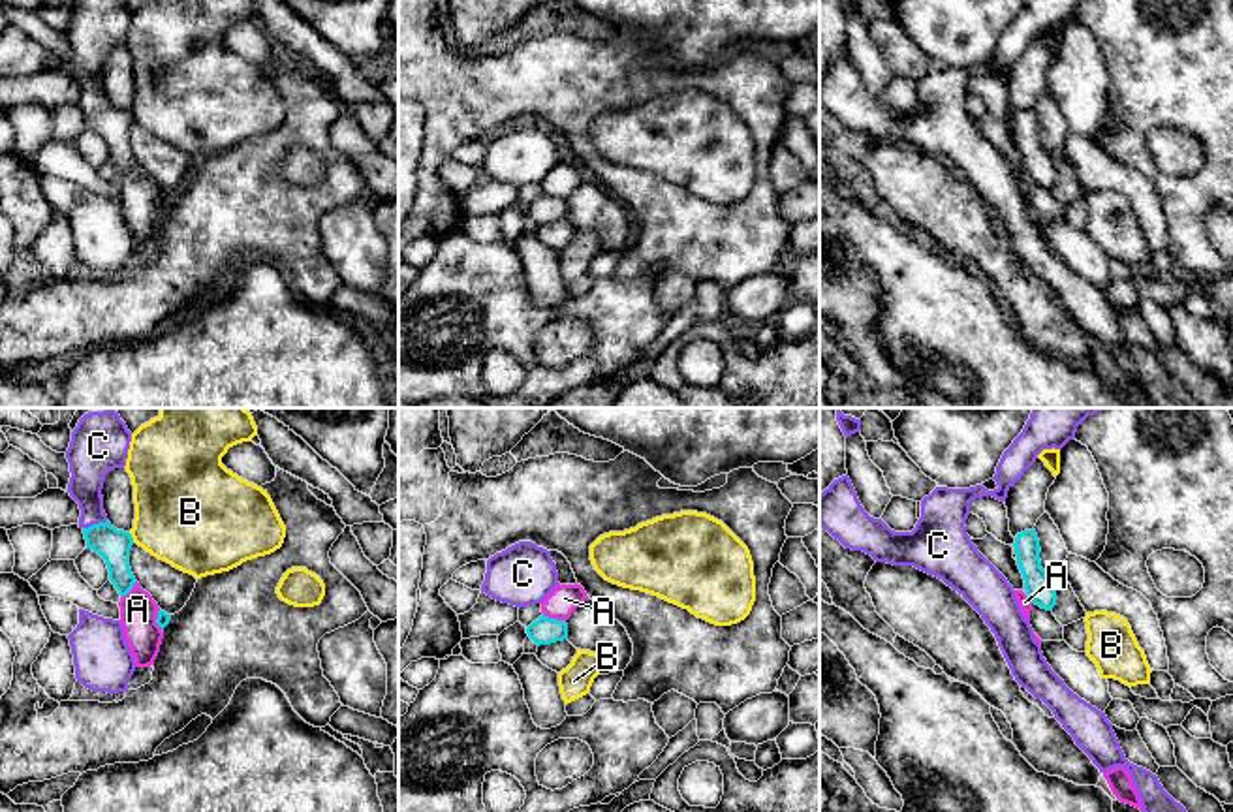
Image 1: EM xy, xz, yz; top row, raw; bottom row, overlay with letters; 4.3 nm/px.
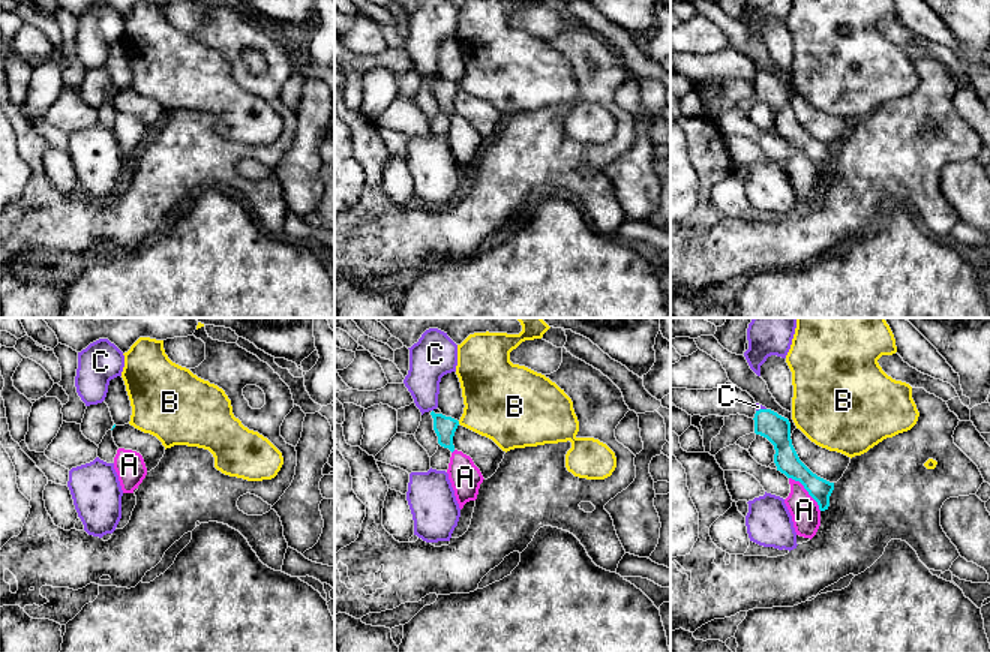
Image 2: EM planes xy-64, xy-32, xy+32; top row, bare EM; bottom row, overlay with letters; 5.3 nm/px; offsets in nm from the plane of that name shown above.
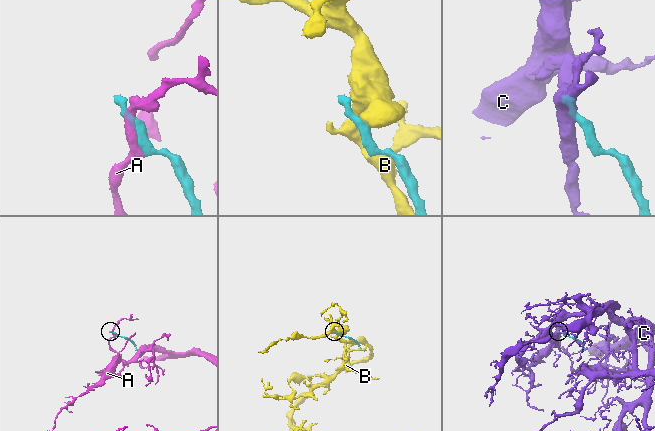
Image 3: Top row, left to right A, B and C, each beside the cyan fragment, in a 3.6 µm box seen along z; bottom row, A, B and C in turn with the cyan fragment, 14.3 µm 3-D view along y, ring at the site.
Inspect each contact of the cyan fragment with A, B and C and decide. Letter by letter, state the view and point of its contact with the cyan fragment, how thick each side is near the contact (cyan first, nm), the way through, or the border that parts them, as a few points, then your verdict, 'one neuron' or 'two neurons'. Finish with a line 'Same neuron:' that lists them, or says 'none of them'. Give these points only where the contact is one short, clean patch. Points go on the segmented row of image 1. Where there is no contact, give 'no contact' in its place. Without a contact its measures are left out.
A: meets cyan in xz at (555, 619); 120 nm thick on the cyan side, 120 nm on the other; two neurons
B: meets cyan in xy at (132, 538); 150 nm thick on the cyan side, 440 nm on the other; two neurons
C: meets cyan in xy at (94, 525); 150 nm thick on the cyan side, 160 nm on the other; runs through xy (113, 546), (94, 525), (89, 499), (89, 467); one neuron
Same neuron: C

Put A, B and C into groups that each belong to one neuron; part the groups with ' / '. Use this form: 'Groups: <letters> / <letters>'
Groups: A / B / C

